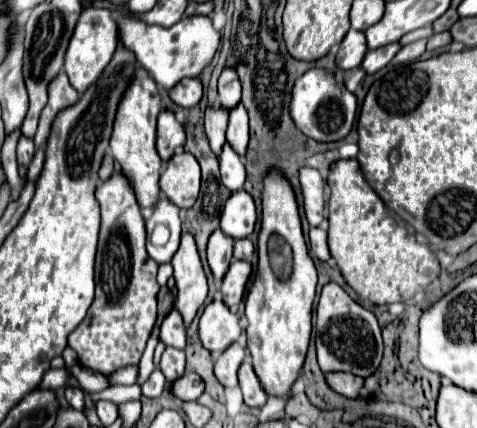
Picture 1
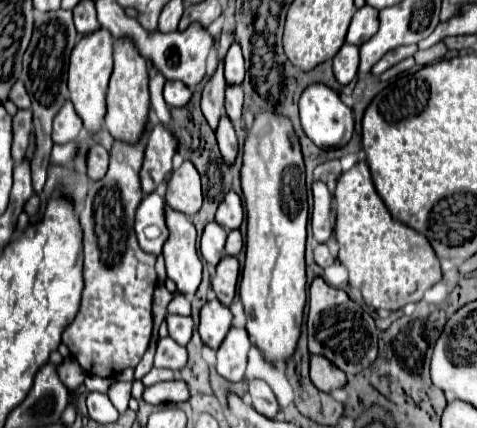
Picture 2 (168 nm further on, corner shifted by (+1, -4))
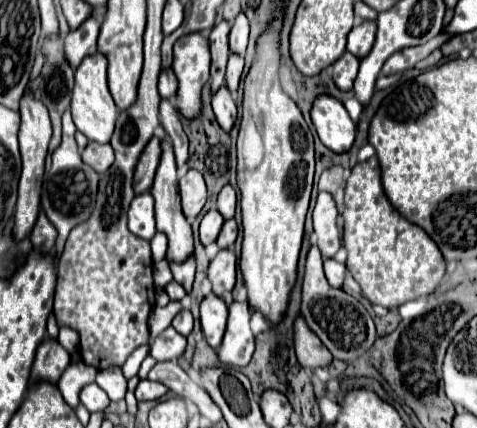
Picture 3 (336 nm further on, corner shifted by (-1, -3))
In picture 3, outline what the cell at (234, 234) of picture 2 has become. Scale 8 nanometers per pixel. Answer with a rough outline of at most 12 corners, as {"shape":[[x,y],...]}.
{"shape":[[235,219],[223,223],[215,243],[219,249],[227,249],[237,239]]}

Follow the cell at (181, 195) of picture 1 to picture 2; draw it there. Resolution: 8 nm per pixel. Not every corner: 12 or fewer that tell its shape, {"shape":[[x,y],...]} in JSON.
{"shape":[[185,160],[167,182],[167,206],[193,216],[203,202],[197,168]]}

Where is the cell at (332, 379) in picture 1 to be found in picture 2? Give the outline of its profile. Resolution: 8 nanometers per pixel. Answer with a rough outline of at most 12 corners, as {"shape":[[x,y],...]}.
{"shape":[[311,356],[311,380],[319,390],[347,384],[347,374],[329,360]]}

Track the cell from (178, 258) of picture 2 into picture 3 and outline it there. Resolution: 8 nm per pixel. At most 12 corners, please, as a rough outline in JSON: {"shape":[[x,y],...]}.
{"shape":[[161,139],[151,185],[157,229],[169,239],[169,261],[193,253],[193,233],[181,213],[175,155]]}

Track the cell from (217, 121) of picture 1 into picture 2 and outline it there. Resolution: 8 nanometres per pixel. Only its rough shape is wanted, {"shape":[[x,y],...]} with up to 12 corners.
{"shape":[[223,64],[207,82],[201,110],[213,130],[225,112]]}

